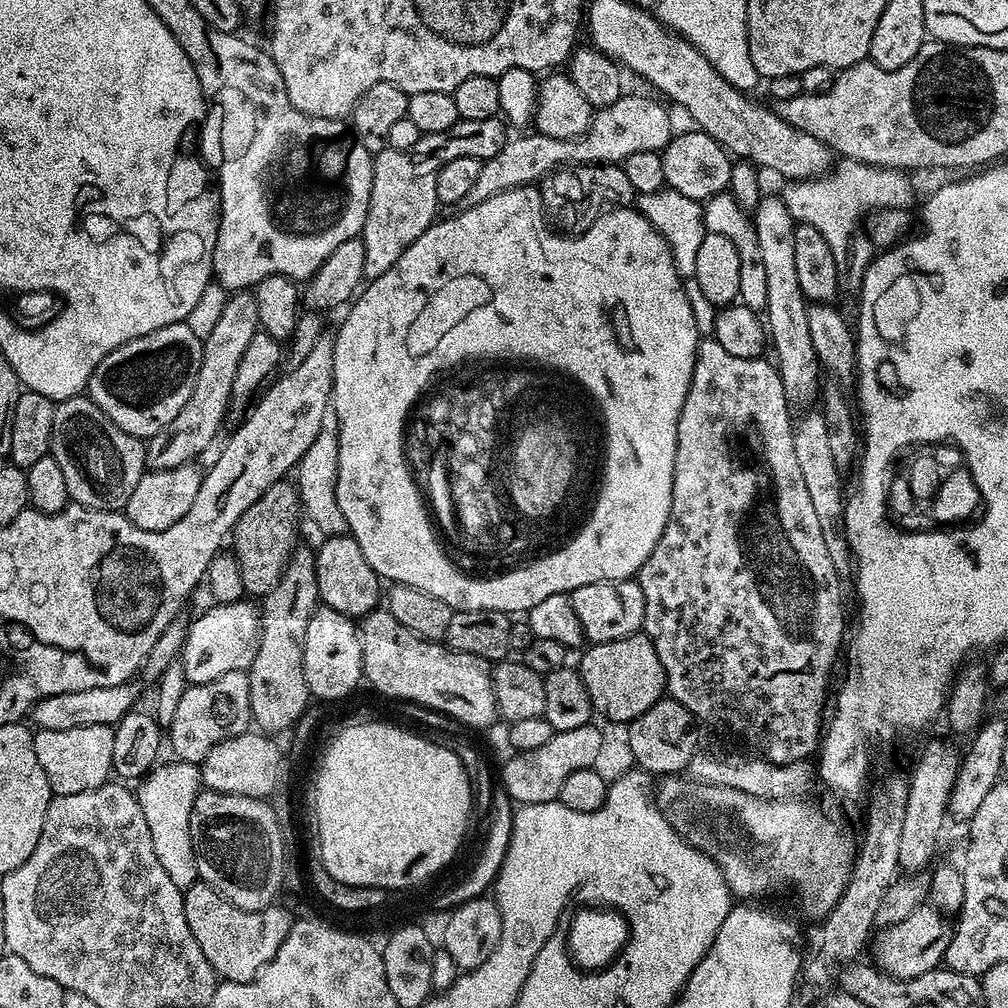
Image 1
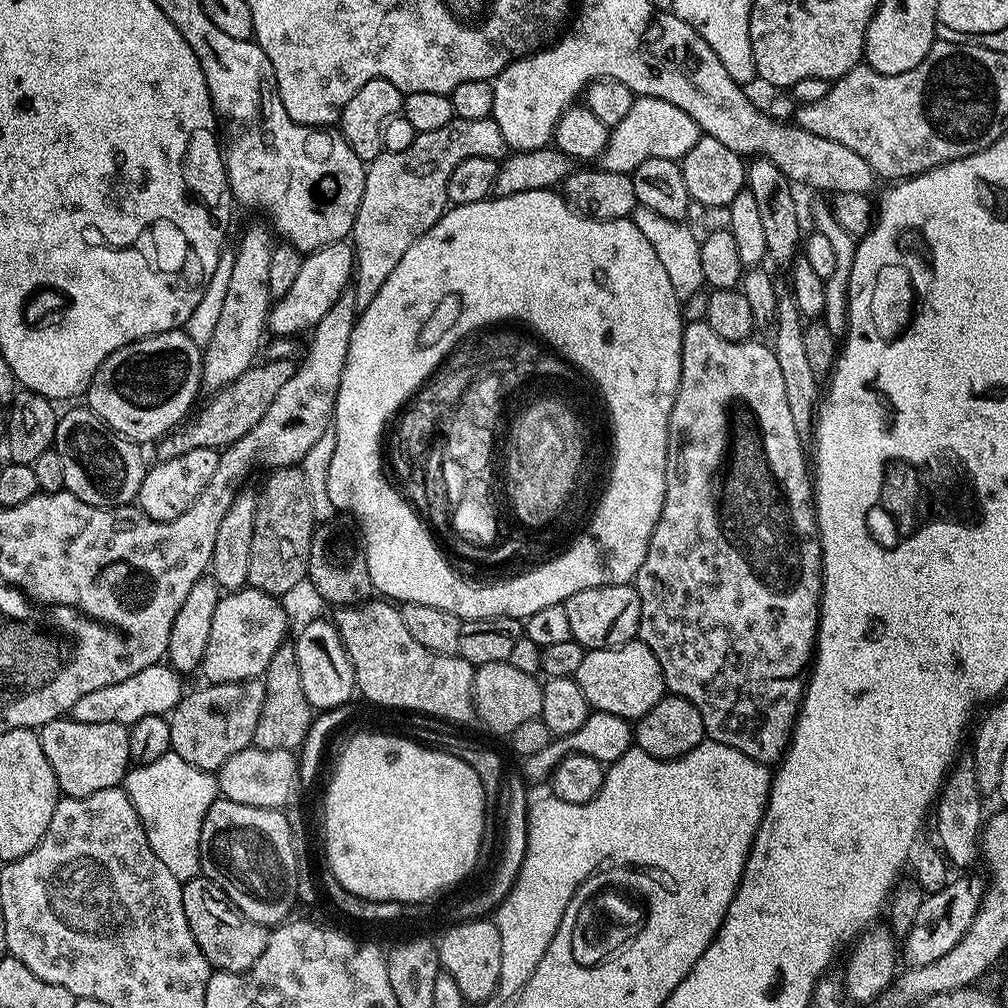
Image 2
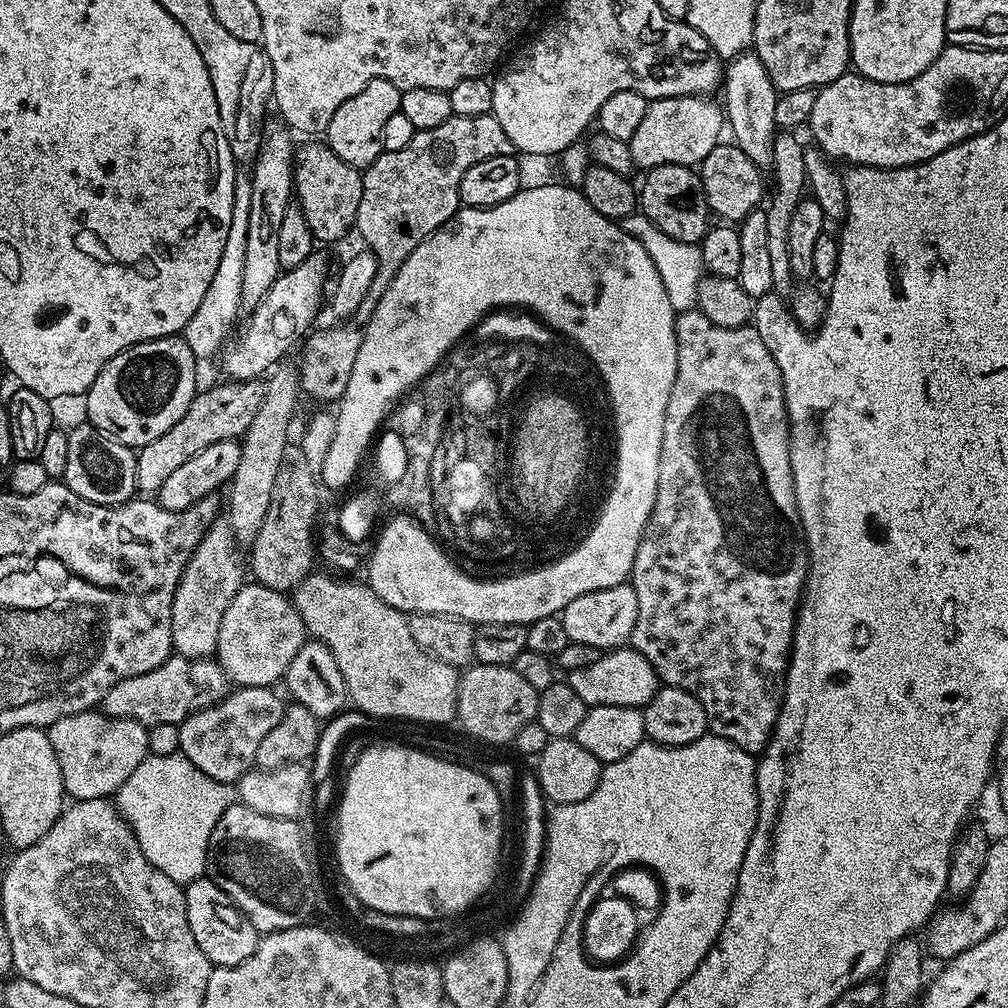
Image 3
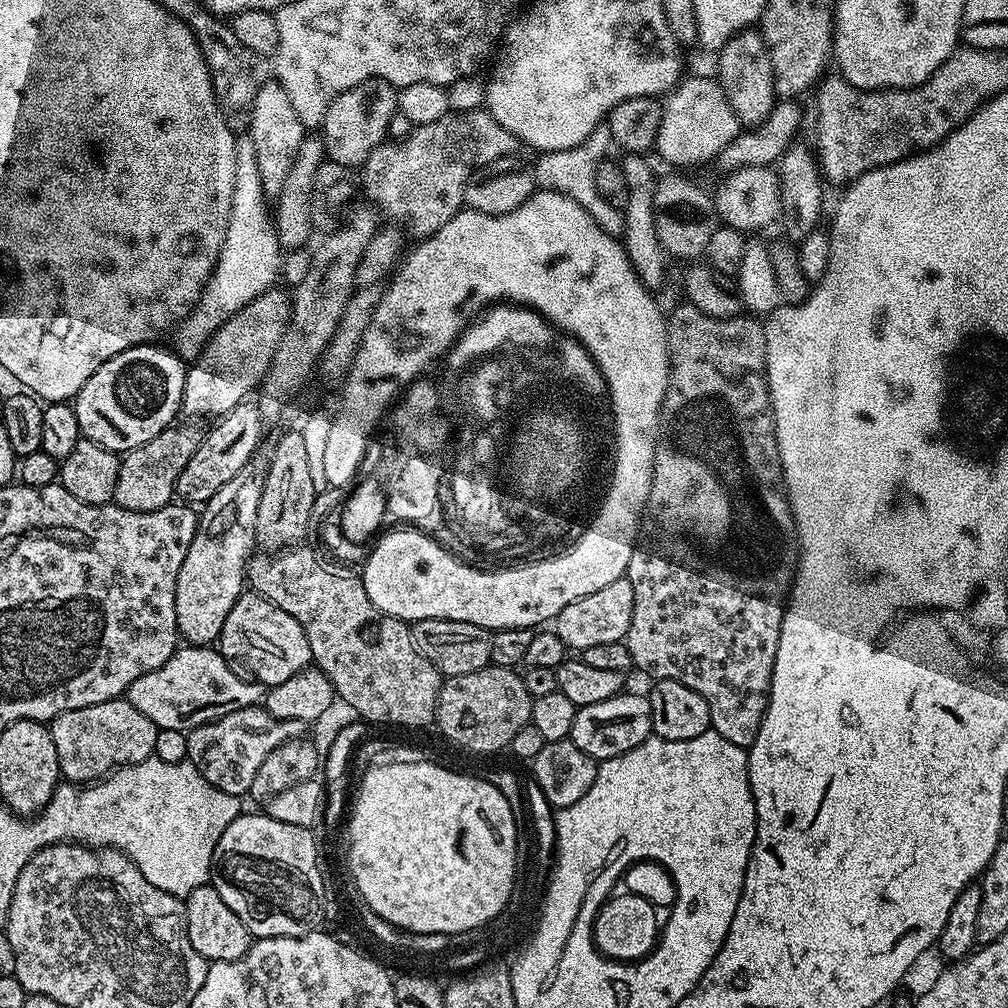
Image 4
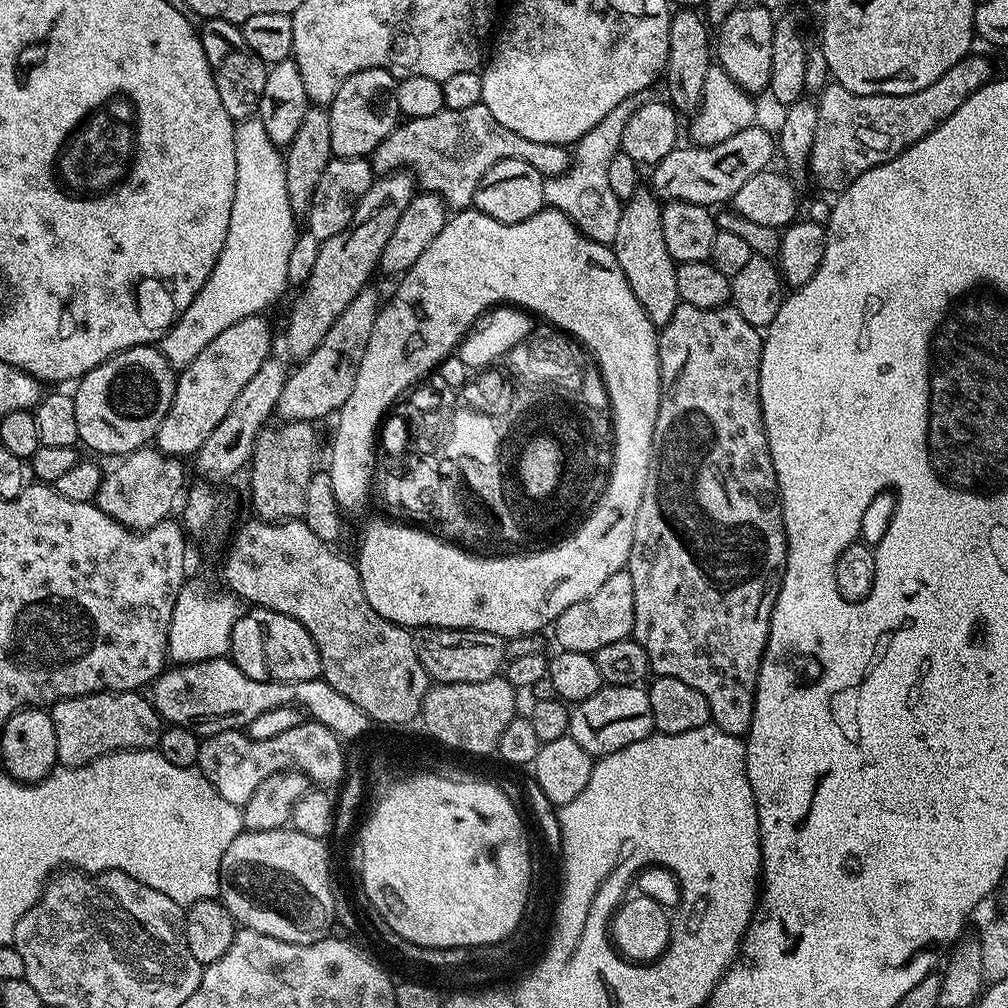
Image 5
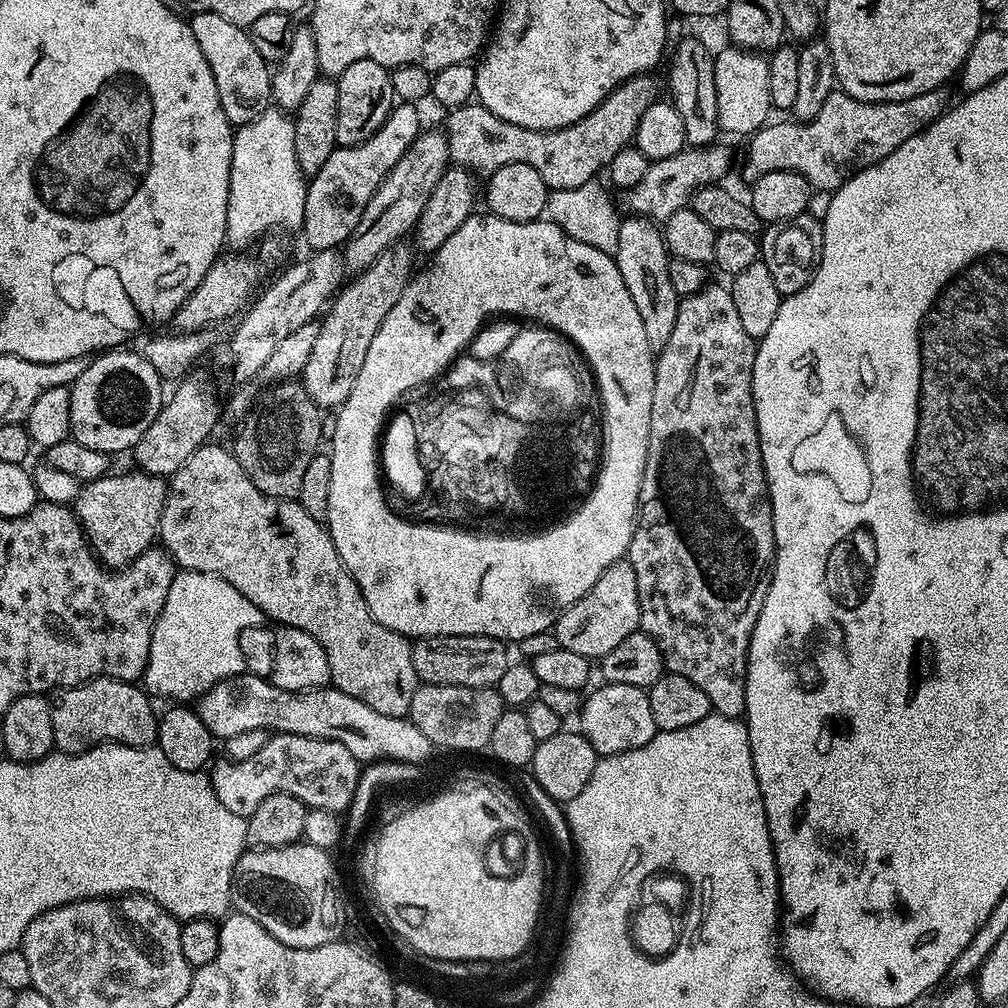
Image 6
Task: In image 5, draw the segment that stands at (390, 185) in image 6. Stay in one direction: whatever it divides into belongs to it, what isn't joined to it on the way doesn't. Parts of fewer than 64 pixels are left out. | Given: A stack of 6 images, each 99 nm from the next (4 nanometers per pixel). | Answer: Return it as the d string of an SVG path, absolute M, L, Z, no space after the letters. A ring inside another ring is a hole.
M397 170L373 179L370 190L358 202L354 218L334 238L323 241L312 260L312 269L308 272L308 281L300 292L300 297L292 304L292 313L288 316L288 325L284 328L284 348L293 356L293 361L305 360L326 338L330 326L338 322L342 310L358 298L363 288L369 287L372 271L377 271L382 249L386 246L402 210L410 206L414 195L414 180L407 171Z

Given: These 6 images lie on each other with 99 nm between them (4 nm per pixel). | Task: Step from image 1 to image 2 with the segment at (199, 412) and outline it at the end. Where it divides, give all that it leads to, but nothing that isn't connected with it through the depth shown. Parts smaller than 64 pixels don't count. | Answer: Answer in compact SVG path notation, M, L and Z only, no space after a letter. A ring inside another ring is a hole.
M267 223L264 224L250 225L241 236L240 245L234 249L234 270L230 270L230 286L226 289L226 299L222 301L222 318L218 318L218 330L214 330L214 338L210 338L202 350L202 384L209 393L225 388L246 374L265 343L268 313L274 303L268 289L274 232Z

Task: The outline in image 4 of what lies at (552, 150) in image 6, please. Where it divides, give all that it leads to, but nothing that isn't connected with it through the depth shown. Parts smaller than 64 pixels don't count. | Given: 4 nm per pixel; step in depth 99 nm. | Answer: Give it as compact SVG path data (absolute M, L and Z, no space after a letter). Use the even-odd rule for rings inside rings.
M486 110L449 111L447 116L438 118L438 122L418 124L411 131L405 140L396 141L392 138L380 144L378 150L374 150L370 158L366 158L366 162L362 165L362 173L364 172L362 192L373 200L369 201L378 206L383 215L385 212L392 219L389 221L407 226L410 232L412 227L416 238L433 236L442 225L450 222L450 218L454 218L456 213L465 207L466 182L479 168L503 156L515 156L522 148L518 137L510 134L510 130L506 130L506 126L499 124Z

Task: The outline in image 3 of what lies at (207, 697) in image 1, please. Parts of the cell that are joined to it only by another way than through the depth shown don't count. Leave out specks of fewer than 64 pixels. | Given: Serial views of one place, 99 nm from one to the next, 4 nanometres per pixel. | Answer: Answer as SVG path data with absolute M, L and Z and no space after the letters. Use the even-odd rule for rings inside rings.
M271 687L242 688L229 691L216 704L206 706L194 714L190 714L179 724L180 753L202 774L210 774L223 784L235 785L255 765L258 745L262 738L282 722L285 701L275 696Z

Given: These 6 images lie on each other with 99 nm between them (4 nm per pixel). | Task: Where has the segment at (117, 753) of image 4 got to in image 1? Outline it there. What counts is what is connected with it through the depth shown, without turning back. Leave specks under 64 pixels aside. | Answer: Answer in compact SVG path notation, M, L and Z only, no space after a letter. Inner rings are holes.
M107 724L102 726L74 726L74 730L36 730L32 733L34 754L38 757L46 782L50 782L53 796L82 794L109 783L113 775L114 734Z

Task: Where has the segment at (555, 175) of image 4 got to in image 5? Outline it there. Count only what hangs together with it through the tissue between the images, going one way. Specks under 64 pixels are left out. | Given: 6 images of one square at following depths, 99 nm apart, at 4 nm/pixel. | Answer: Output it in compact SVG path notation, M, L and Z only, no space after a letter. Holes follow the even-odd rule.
M650 87L646 90L638 90L638 94L630 94L630 98L622 98L622 102L618 106L614 106L614 110L610 110L610 114L606 114L606 118L602 118L602 122L598 122L598 126L591 128L581 140L576 141L574 155L571 157L568 167L558 173L557 176L550 176L545 179L545 205L550 208L557 208L559 212L566 214L566 218L570 218L570 222L574 222L577 230L588 240L611 245L612 236L618 230L618 218L620 217L622 202L618 198L618 194L614 194L614 190L610 190L610 182L606 179L606 173L610 171L610 161L614 159L614 154L620 151L622 130L626 130L626 122L630 122L630 114L634 114L634 110L638 110L643 104L649 104L651 100L657 99L658 92L656 91L655 87Z

